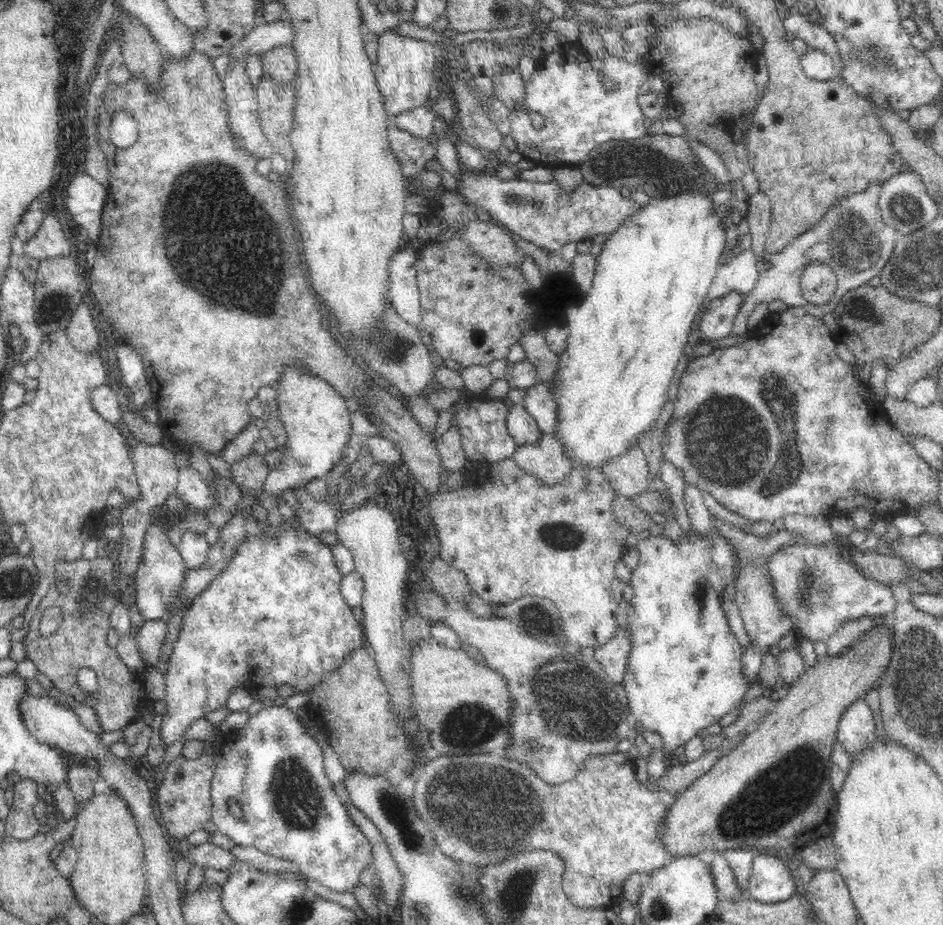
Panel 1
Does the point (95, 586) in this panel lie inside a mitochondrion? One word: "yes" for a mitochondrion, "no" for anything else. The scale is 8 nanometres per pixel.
yes

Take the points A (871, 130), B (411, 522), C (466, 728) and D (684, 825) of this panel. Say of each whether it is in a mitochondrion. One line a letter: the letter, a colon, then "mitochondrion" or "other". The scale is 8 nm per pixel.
A: other
B: other
C: mitochondrion
D: other

